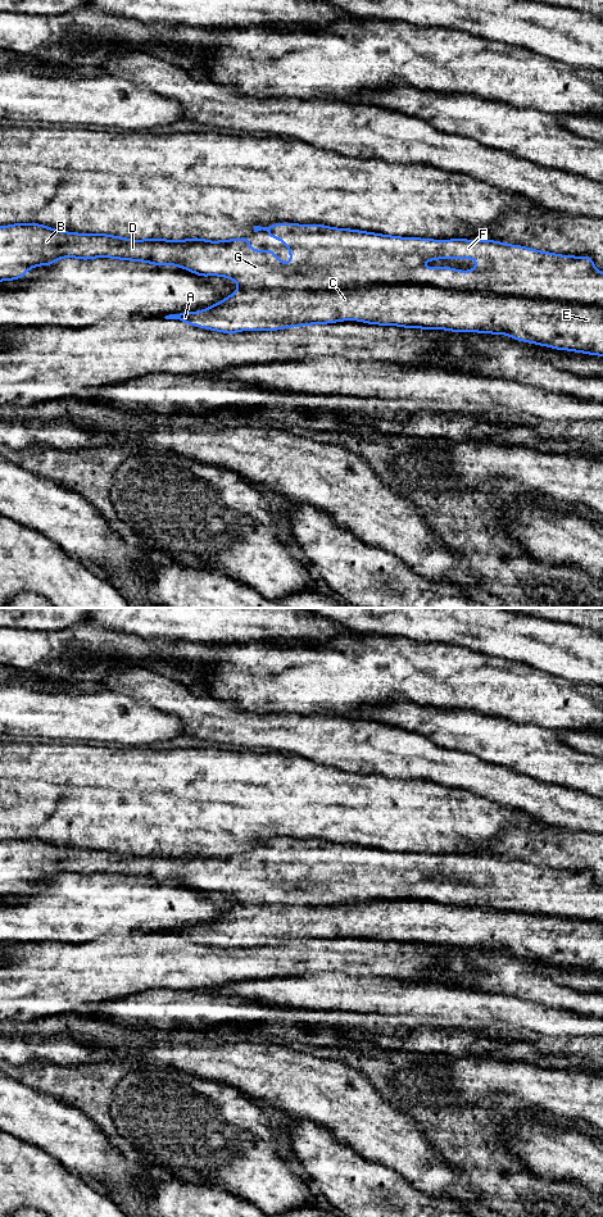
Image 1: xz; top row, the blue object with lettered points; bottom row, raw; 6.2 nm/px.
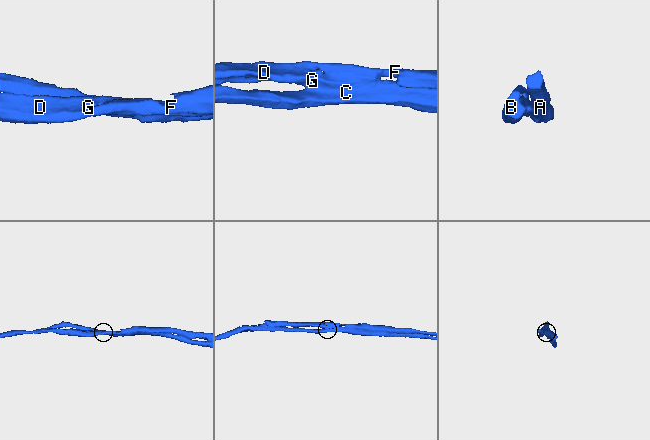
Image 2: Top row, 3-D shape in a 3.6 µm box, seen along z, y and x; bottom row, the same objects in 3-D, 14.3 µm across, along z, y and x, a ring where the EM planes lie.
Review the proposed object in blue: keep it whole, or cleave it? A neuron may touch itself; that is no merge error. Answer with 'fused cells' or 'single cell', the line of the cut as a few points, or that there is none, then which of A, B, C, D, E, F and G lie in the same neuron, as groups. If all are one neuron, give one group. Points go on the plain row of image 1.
fused cells | xz (241, 903), (354, 904), (434, 900), (602, 921) | A C E / B D F G

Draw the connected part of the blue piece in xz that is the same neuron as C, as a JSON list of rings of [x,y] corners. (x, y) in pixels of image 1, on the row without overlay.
[[[432,900],[334,905],[240,904],[204,926],[182,927],[164,934],[225,949],[276,946],[340,936],[359,936],[368,940],[400,941],[403,944],[508,950],[529,959],[603,972],[603,921],[500,912]]]

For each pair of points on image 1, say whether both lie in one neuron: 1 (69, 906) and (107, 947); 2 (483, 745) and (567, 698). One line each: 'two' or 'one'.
1: two
2: two

